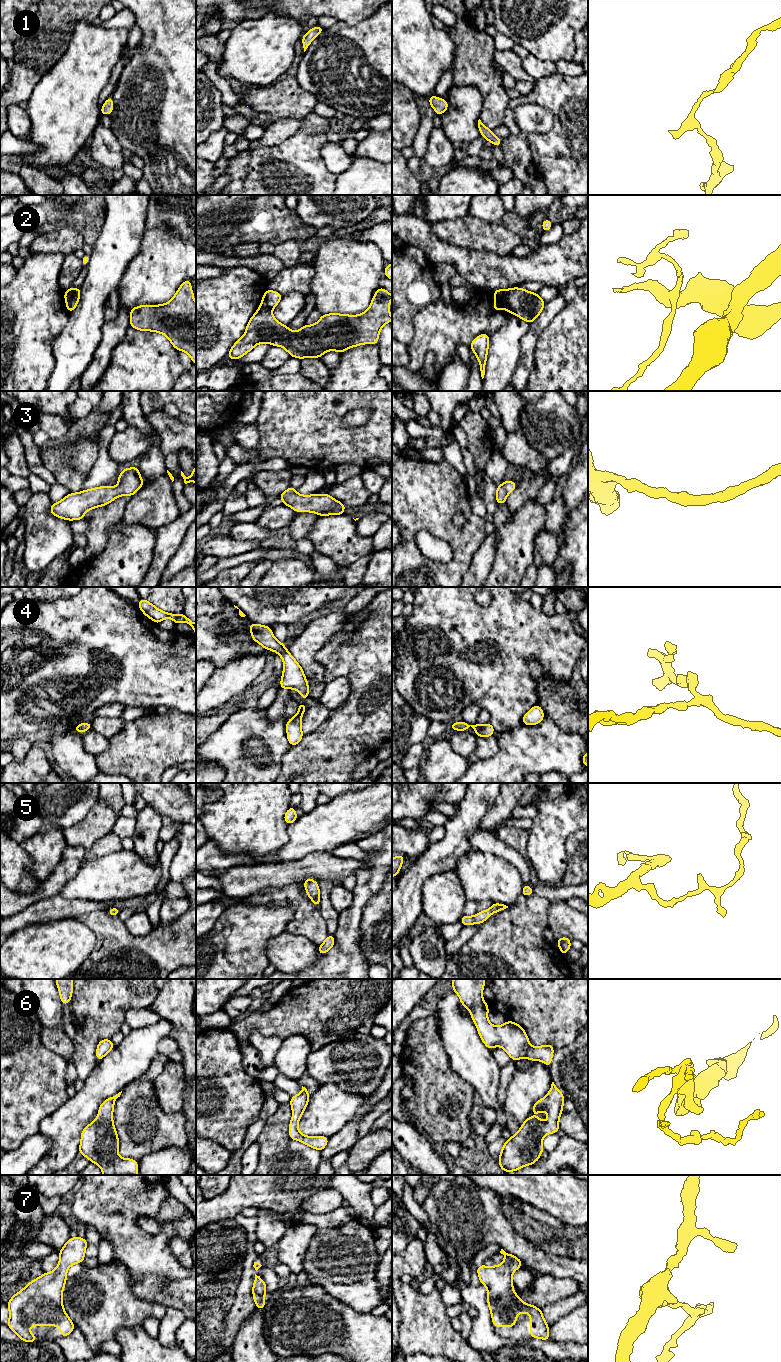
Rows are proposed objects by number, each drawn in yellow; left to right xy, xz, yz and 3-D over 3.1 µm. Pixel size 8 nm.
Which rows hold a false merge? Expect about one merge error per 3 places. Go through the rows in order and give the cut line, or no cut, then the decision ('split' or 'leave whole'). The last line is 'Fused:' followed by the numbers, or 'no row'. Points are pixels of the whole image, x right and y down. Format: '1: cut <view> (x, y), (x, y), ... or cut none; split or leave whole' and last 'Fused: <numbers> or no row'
1: cut none; leave whole
2: cut yz (504, 291), (503, 307); split
3: cut none; leave whole
4: cut none; leave whole
5: cut none; leave whole
6: cut none; leave whole
7: cut none; leave whole
Fused: 2

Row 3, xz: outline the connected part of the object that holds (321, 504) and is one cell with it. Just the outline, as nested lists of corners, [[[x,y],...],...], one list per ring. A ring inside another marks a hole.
[[[290,486],[279,495],[283,505],[291,507],[295,512],[313,512],[319,516],[343,515],[346,505],[332,498],[328,493],[300,495]]]

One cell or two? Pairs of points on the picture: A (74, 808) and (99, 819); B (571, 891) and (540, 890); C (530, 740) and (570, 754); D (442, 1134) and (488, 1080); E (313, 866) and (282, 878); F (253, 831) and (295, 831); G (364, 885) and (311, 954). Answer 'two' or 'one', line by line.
A: two
B: one
C: one
D: two
E: one
F: two
G: two

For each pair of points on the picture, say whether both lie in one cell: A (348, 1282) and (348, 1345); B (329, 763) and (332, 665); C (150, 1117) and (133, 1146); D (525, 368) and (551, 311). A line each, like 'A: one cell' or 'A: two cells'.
A: two cells
B: one cell
C: one cell
D: one cell

